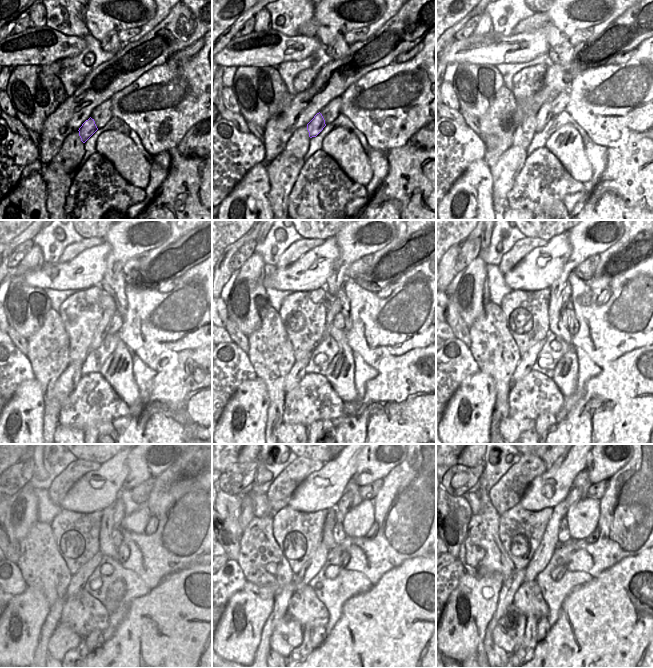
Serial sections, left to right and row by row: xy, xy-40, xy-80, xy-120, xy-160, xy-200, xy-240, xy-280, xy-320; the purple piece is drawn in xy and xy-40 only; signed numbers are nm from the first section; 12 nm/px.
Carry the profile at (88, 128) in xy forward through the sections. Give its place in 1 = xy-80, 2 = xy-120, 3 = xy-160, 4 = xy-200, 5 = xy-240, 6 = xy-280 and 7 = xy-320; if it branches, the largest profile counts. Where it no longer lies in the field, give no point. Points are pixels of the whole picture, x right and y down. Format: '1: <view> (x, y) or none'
1: xy-80 (545, 113)
2: xy-120 (100, 334)
3: xy-160 (335, 308)
4: xy-200 (566, 292)
5: xy-240 (119, 509)
6: xy-280 (344, 504)
7: xy-320 (574, 495)

